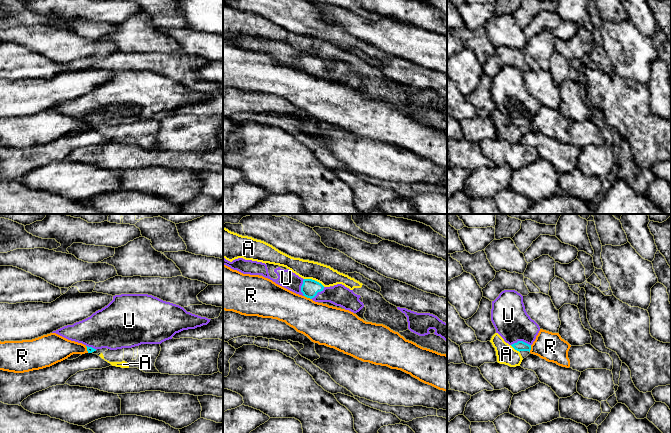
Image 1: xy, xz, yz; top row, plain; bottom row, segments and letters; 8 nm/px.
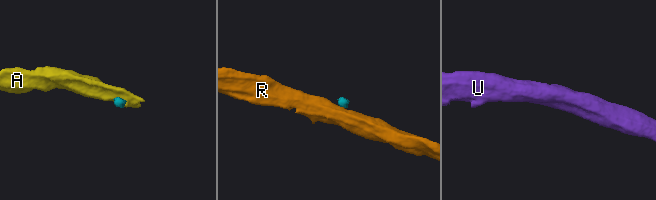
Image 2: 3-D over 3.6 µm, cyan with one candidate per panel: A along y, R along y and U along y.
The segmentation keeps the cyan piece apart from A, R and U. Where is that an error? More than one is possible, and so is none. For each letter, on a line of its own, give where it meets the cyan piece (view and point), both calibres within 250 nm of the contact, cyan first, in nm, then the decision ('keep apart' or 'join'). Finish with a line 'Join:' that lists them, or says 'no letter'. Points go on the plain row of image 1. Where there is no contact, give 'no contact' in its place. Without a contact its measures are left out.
A: xz (314, 56) | 140/160 nm | join
R: xz (308, 73) | 140/320 nm | keep apart
U: yz (520, 117) | 80/280 nm | keep apart
Join: A

